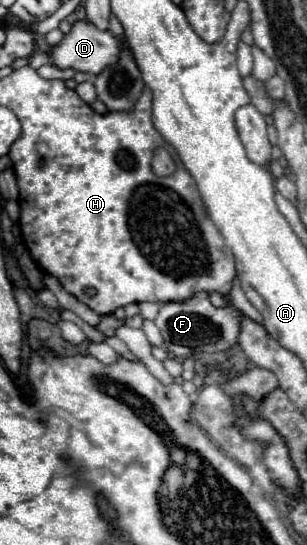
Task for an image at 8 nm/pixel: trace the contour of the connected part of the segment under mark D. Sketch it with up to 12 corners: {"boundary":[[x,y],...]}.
{"boundary":[[76,21],[48,49],[52,65],[102,73],[120,43],[88,21]]}

